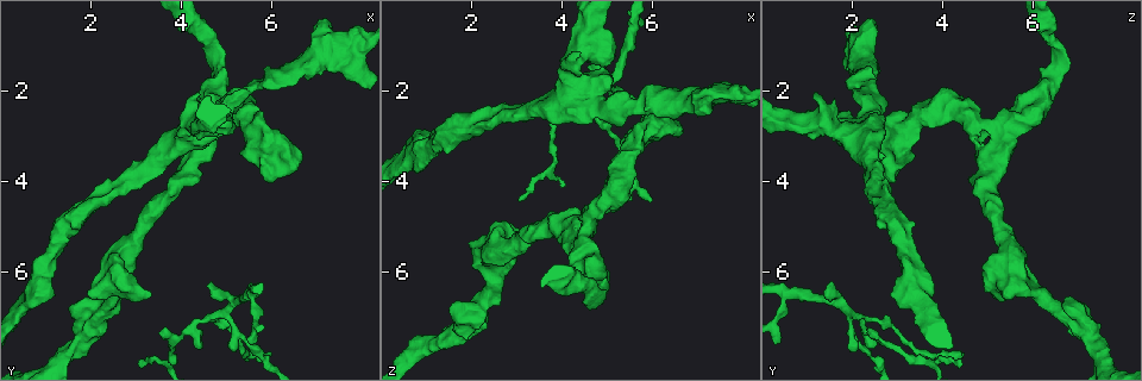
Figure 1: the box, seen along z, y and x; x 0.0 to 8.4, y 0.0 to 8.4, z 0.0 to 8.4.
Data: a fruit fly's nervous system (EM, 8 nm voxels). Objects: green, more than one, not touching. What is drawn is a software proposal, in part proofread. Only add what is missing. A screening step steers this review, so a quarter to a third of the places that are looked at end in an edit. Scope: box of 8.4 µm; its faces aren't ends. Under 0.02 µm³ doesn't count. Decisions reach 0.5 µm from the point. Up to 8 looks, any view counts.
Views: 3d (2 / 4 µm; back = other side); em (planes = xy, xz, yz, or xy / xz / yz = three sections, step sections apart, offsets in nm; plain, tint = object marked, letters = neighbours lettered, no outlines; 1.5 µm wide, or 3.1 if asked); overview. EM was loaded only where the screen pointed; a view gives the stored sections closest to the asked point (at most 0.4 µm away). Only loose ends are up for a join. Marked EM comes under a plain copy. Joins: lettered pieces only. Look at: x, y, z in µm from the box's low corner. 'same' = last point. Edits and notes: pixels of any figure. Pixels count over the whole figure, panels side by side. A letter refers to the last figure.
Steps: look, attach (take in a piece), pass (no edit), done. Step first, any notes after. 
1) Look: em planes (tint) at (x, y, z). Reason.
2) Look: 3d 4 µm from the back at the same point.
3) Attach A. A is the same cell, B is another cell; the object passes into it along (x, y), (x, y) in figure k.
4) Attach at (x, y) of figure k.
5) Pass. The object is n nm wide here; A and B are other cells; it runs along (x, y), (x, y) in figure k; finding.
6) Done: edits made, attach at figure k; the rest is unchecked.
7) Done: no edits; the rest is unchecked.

Look: 3d 4 µm at (4.70, 6.30, 1.45).

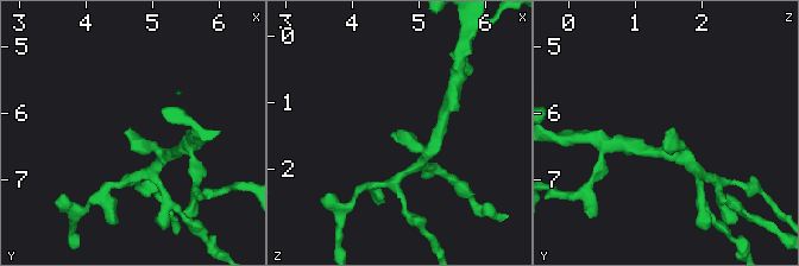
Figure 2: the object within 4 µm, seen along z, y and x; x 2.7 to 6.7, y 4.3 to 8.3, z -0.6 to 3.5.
Look: em yz step 8 (tint) at (4.60, 6.35, 1.50). Shape alone is not enough.

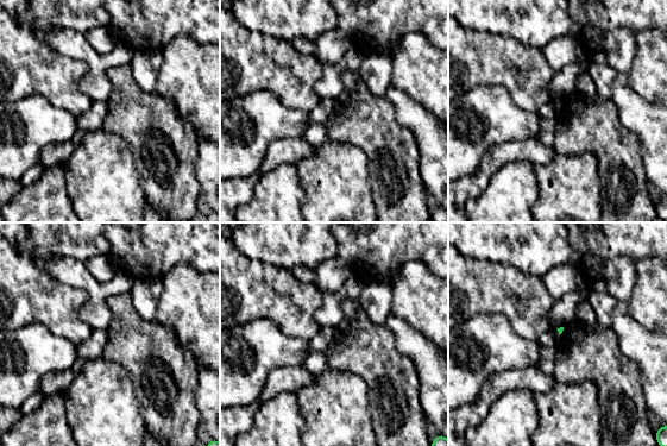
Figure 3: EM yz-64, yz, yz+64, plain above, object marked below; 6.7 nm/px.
Look: em planes (letters) at the same point.

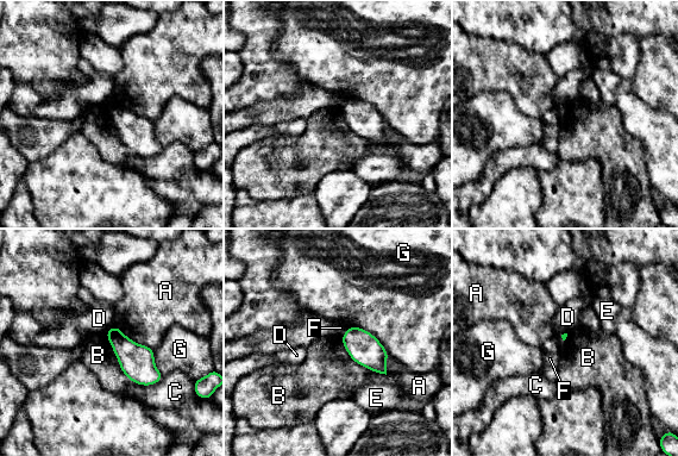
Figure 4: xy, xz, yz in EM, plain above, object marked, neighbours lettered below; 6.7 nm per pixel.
Pass. A, B, C, D, E, F and G are other cells; none of them fits.

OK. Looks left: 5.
Look: 3d 4 µm at (4.40, 4.00, 4.65). Stops while still wide.

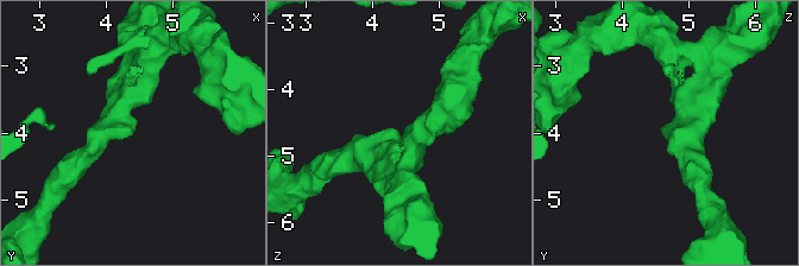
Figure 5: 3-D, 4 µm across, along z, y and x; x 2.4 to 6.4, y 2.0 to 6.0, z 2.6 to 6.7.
Look: em planes (letters) at (4.35, 4.05, 4.65).

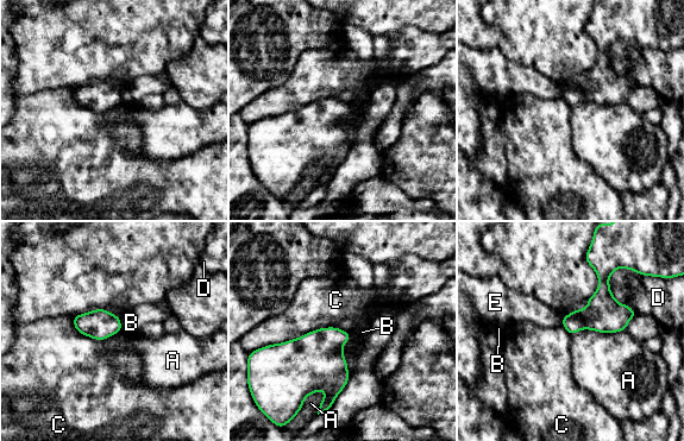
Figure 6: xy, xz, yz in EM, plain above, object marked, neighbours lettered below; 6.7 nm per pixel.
Pass. A, B, C, D and E are other cells; a border runs along (350, 333), (319, 327), (261, 347) in figure 6; none of them fits.

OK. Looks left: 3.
Look: em xy step 8 (tint) at (5.95, 7.75, 4.45). End of a long branch.

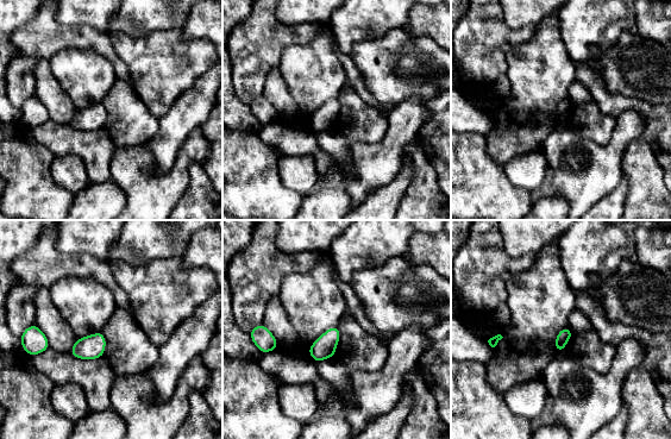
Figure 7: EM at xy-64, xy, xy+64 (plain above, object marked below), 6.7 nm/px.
Look: em yz step 8 (letters) at the same point.

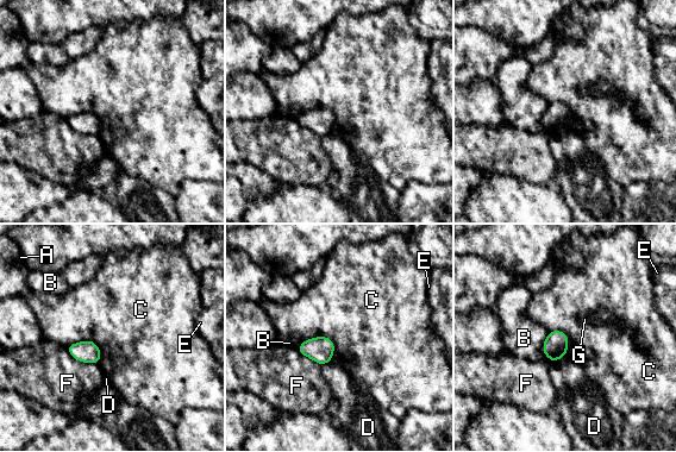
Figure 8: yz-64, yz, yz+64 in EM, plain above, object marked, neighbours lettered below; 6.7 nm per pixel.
Pass. A, B, C, D, E, F and G are other cells; a border runs along (302, 340), (327, 337), (332, 359) in figure 8; no lettered piece goes on from it.

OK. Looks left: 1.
Look: em planes (letters) at (4.40, 2.10, 1.20). Free end.

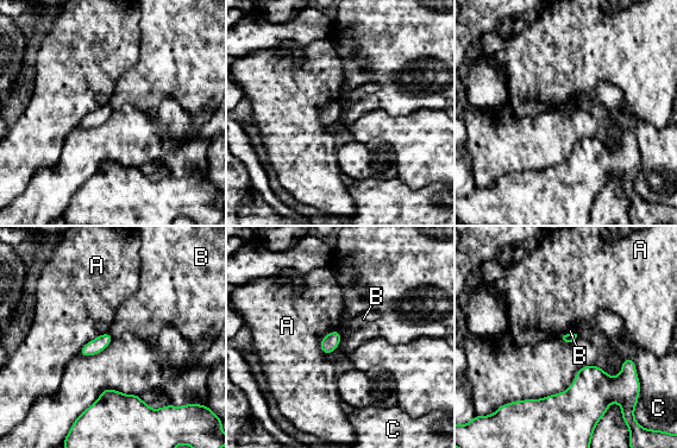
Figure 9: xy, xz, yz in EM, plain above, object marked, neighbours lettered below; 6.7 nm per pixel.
Pass. A, B and C are other cells; a border runs along (108, 332), (113, 338) in figure 9; no lettered piece goes on from it.

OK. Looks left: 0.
Done: no edits; the rest is unchecked.

